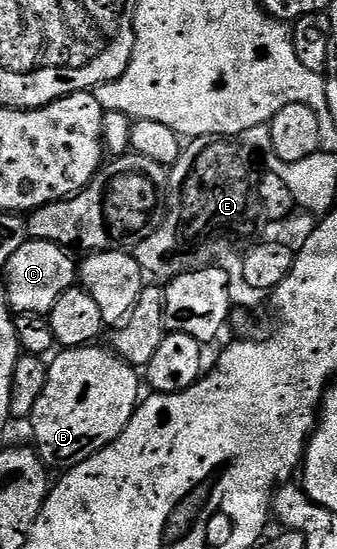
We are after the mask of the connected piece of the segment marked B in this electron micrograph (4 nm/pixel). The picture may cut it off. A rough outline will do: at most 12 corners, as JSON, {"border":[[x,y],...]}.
{"border":[[101,344],[62,349],[31,415],[49,468],[127,428],[138,371]]}

